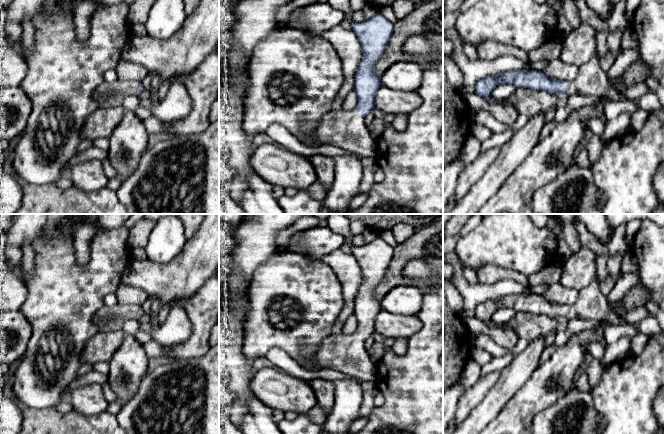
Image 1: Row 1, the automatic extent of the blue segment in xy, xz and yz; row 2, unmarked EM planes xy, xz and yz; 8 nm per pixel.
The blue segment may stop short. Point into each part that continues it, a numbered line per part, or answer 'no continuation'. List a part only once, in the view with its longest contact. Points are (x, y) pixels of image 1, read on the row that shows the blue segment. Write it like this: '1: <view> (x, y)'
1: xz (346, 129)

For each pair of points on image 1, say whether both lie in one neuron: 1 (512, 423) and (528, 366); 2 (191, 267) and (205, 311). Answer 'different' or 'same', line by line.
1: different
2: different

